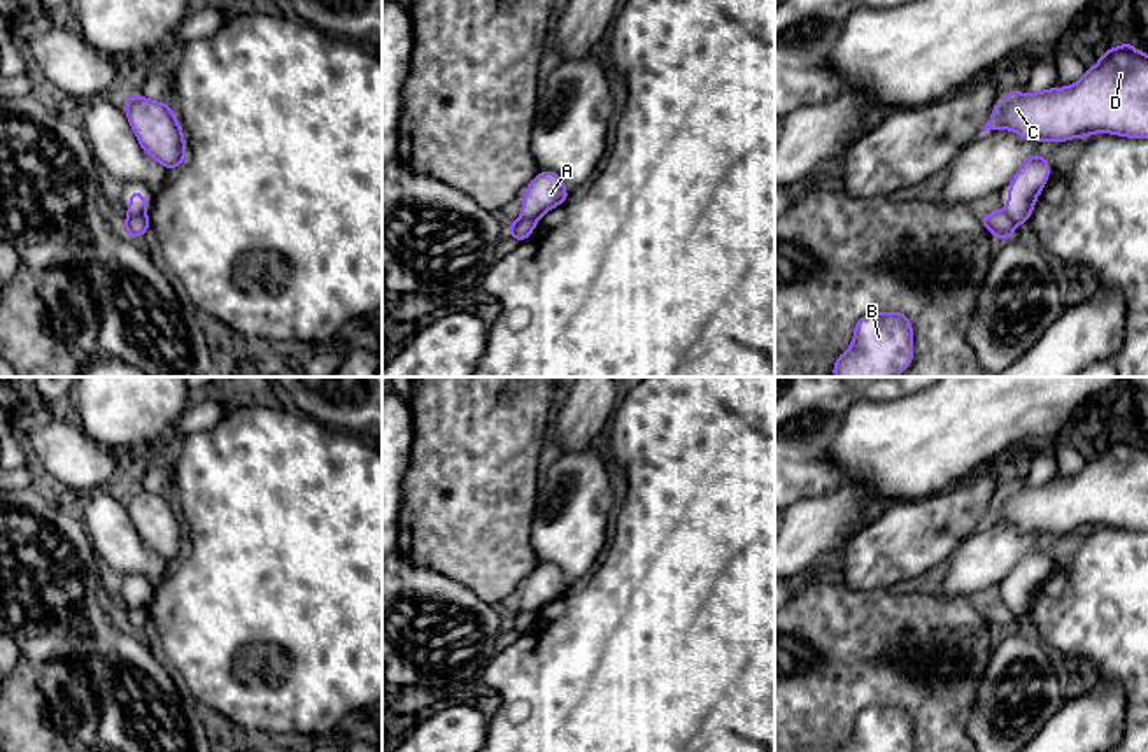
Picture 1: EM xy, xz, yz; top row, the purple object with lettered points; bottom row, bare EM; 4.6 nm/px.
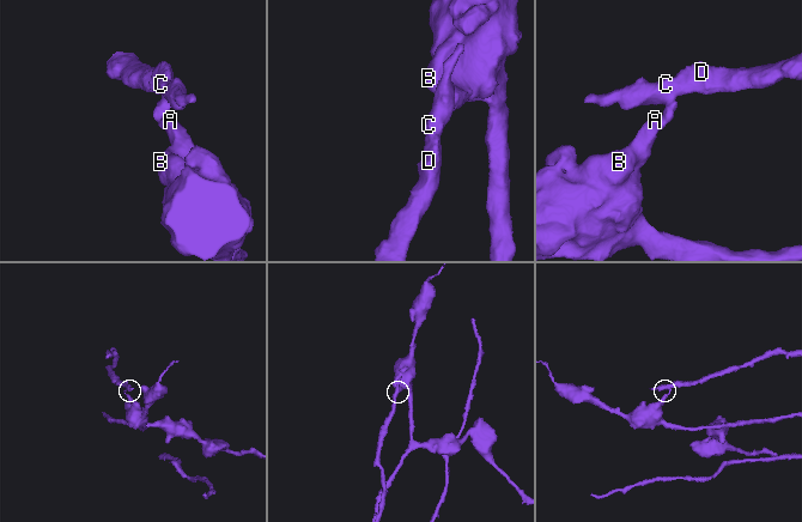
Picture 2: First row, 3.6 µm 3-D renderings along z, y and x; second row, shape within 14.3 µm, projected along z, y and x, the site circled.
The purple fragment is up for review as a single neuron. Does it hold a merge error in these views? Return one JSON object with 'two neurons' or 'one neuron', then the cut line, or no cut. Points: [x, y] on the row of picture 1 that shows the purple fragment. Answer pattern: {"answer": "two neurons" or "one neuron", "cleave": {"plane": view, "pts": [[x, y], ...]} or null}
{"answer": "two neurons", "cleave": {"plane": "xy", "pts": [[146, 212], [127, 219]]}}

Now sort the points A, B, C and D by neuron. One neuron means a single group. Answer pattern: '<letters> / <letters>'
A B / C D

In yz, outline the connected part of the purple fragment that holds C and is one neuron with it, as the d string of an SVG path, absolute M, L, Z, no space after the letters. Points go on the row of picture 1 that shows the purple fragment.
M1127 40L1109 47L1083 77L1066 88L1050 88L1024 95L1013 88L992 110L983 131L1013 130L1024 140L1066 142L1101 131L1148 138L1148 54Z

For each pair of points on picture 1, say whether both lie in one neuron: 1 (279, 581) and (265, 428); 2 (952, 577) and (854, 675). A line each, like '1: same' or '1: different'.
1: same
2: different

